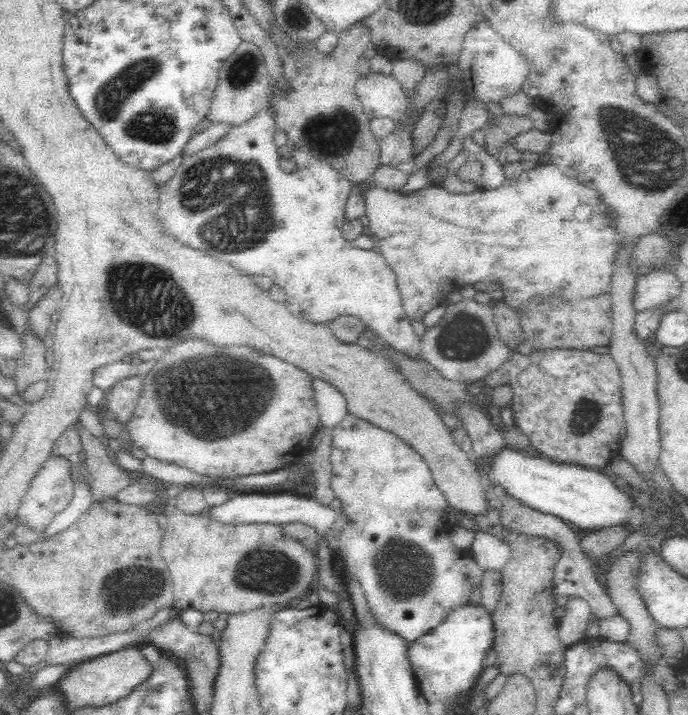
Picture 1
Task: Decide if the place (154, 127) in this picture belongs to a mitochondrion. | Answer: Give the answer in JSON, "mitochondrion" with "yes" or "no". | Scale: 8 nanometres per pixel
{"mitochondrion":"yes"}

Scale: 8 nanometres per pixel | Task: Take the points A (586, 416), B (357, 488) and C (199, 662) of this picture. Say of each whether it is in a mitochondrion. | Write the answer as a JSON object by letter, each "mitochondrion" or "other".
{"A":"mitochondrion","B":"mitochondrion","C":"mitochondrion"}

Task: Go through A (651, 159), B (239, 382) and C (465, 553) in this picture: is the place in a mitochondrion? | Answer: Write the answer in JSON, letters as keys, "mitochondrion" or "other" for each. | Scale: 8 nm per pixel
{"A":"mitochondrion","B":"mitochondrion","C":"other"}

